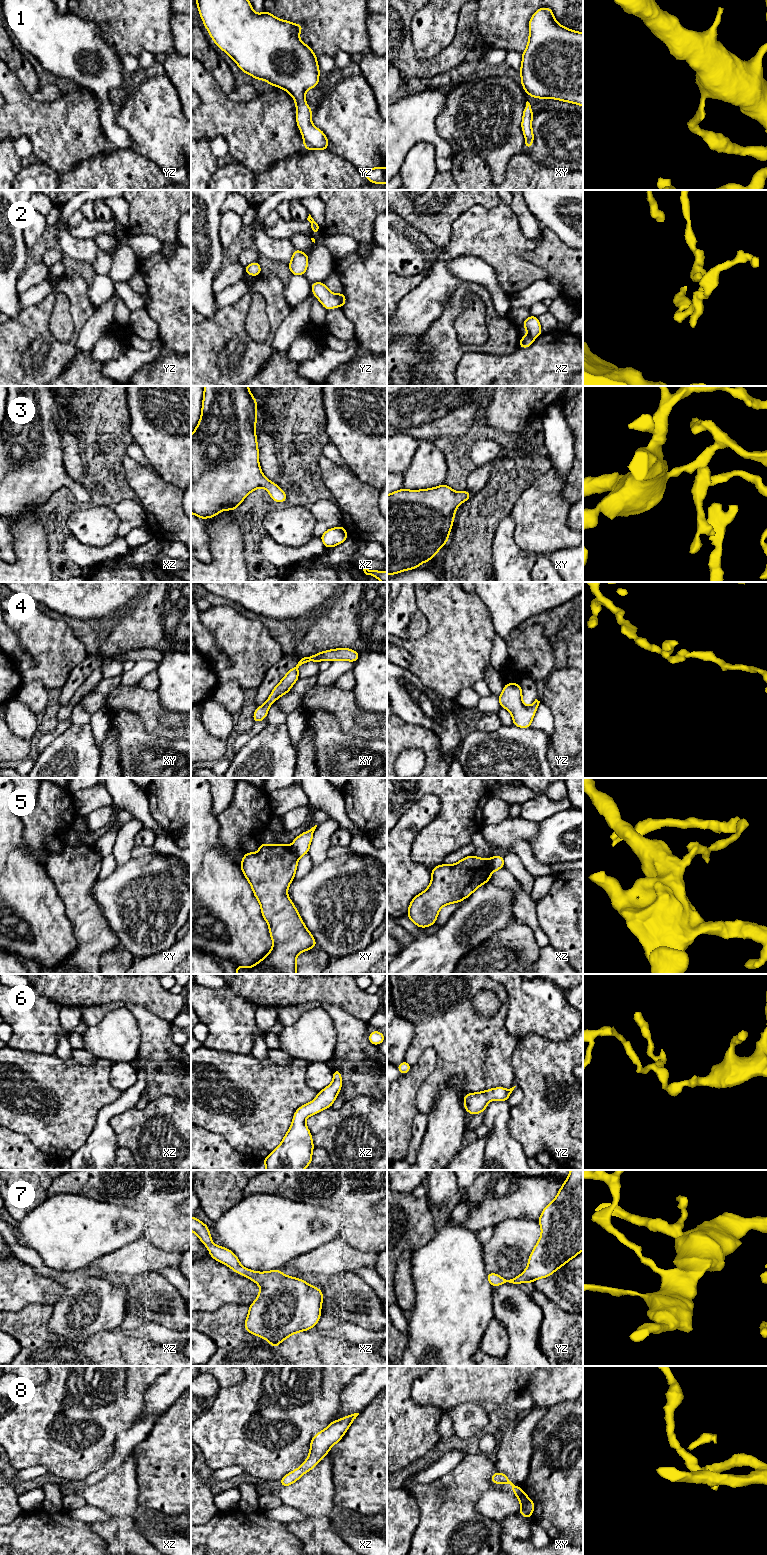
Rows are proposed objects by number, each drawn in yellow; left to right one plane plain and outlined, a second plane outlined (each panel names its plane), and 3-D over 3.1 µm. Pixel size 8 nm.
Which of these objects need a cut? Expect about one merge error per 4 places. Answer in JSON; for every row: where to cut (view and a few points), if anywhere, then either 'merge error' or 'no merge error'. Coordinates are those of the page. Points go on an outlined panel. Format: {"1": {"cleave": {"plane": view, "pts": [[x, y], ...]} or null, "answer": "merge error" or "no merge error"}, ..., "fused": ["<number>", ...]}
{"1": {"cleave": null, "answer": "no merge error"}, "2": {"cleave": {"plane": "yz", "pts": [[337, 295], [340, 305]]}, "answer": "merge error"}, "3": {"cleave": null, "answer": "no merge error"}, "4": {"cleave": null, "answer": "no merge error"}, "5": {"cleave": {"plane": "xz", "pts": [[489, 859], [492, 871]]}, "answer": "merge error"}, "6": {"cleave": null, "answer": "no merge error"}, "7": {"cleave": null, "answer": "no merge error"}, "8": {"cleave": null, "answer": "no merge error"}, "fused": ["2", "5"]}

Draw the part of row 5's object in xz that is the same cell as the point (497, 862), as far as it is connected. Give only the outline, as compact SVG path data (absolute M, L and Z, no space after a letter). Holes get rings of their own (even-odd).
M492 856L490 859L492 872L497 871L504 867L504 856Z

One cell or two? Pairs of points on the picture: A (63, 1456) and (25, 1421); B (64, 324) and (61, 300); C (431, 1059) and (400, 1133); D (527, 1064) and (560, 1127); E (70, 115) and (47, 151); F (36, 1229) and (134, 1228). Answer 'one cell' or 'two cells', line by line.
A: one cell
B: one cell
C: one cell
D: one cell
E: one cell
F: one cell

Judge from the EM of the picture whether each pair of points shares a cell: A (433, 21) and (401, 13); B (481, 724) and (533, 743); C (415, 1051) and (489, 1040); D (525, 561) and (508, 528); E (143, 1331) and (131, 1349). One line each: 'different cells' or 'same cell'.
A: different cells
B: different cells
C: same cell
D: same cell
E: different cells

